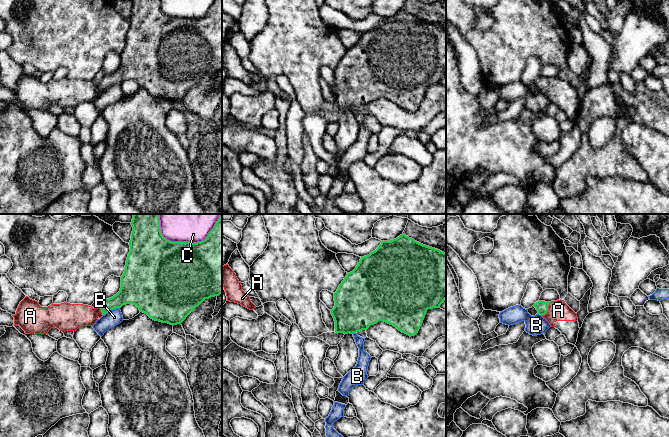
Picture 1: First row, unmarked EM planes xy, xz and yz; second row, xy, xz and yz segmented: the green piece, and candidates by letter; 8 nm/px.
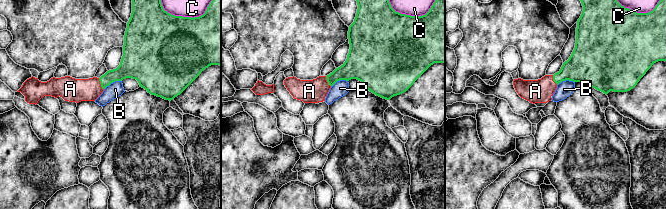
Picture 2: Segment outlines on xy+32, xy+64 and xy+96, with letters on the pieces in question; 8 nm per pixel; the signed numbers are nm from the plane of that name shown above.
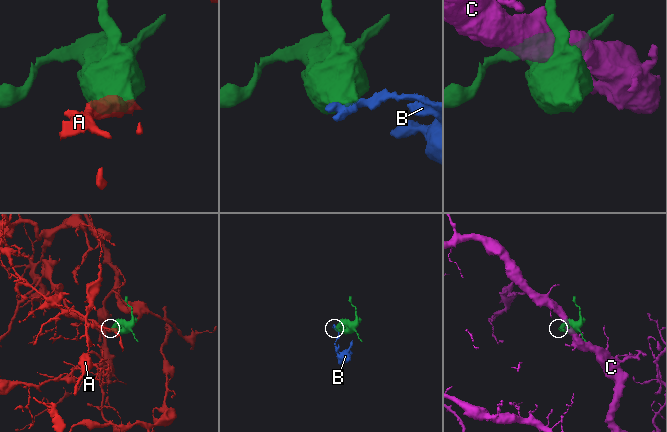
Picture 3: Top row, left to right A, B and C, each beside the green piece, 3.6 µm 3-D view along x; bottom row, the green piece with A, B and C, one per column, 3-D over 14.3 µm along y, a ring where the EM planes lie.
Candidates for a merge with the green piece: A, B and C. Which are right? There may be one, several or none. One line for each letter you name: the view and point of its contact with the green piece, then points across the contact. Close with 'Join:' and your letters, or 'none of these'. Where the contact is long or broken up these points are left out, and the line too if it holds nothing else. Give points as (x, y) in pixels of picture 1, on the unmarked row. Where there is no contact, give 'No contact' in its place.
A: Touches green at yz (547, 86). Path across: yz (541, 82), (547, 86), (558, 86)
Join: A

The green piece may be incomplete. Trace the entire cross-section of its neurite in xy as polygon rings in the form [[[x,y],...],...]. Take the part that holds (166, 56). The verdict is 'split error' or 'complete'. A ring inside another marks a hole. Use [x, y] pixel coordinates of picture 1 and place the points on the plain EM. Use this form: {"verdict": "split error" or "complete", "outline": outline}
{"verdict": "split error", "outline": [[[131,0],[133,7],[130,16],[125,47],[121,52],[120,67],[109,75],[105,75],[97,84],[83,80],[51,80],[41,83],[39,78],[26,72],[19,80],[14,93],[14,102],[19,101],[26,110],[47,110],[56,103],[63,109],[76,107],[81,102],[93,102],[97,94],[101,94],[109,87],[121,84],[126,80],[136,81],[140,88],[147,90],[151,95],[170,101],[181,100],[186,93],[205,75],[219,72],[222,69],[222,0],[215,0],[205,16],[197,19],[171,18],[163,13],[160,0]]]}

